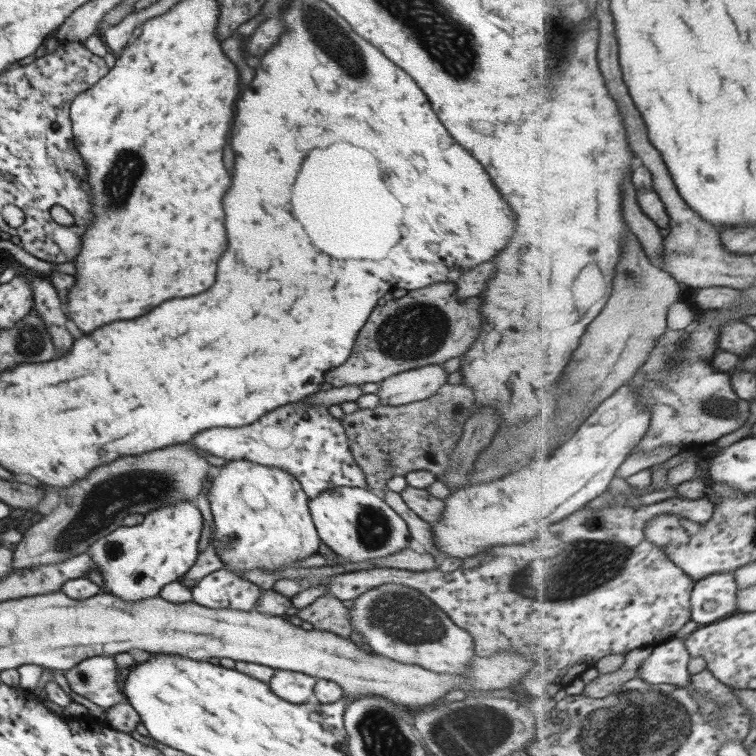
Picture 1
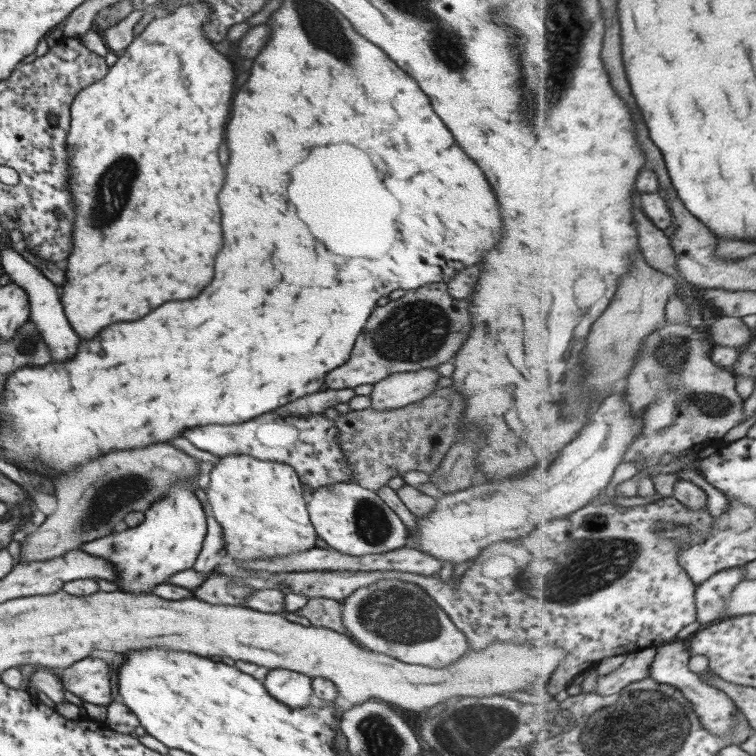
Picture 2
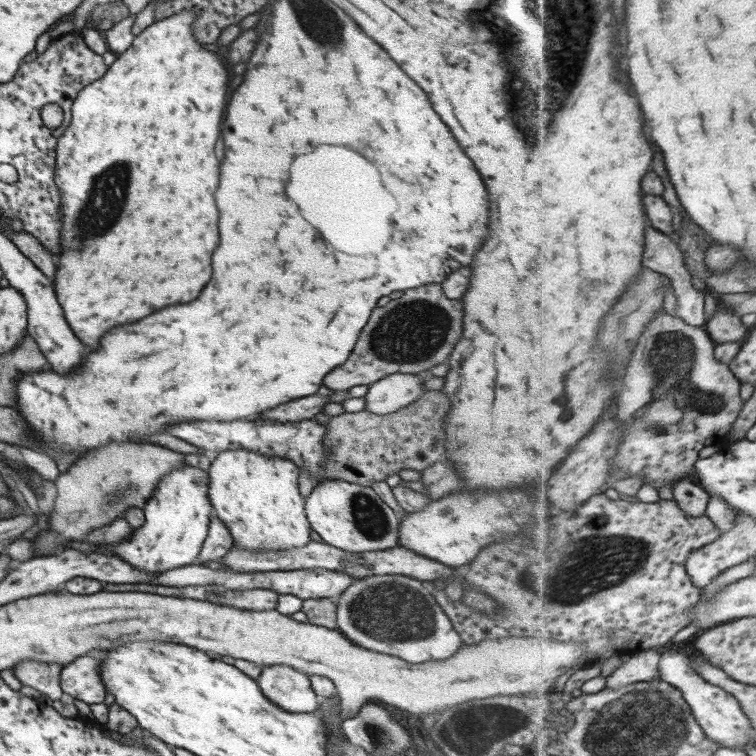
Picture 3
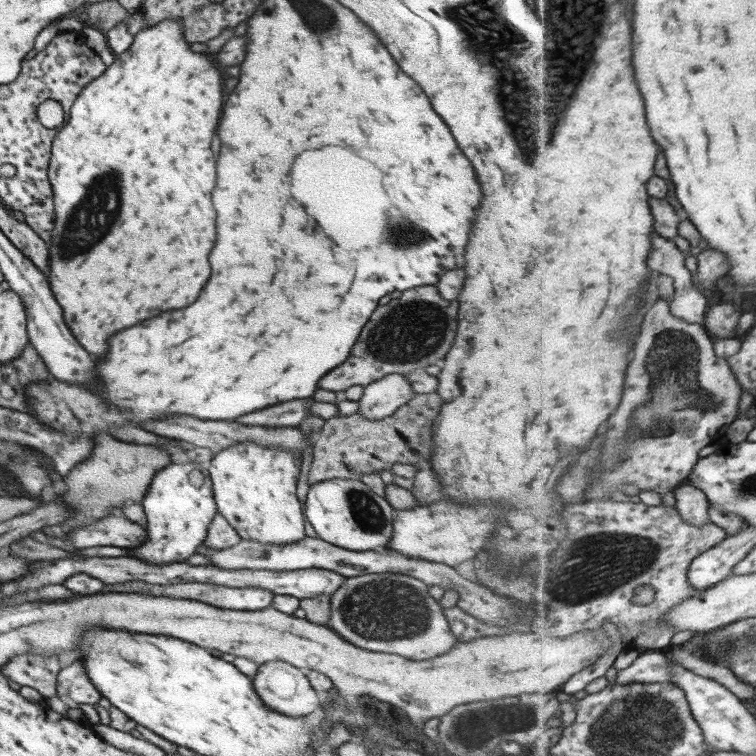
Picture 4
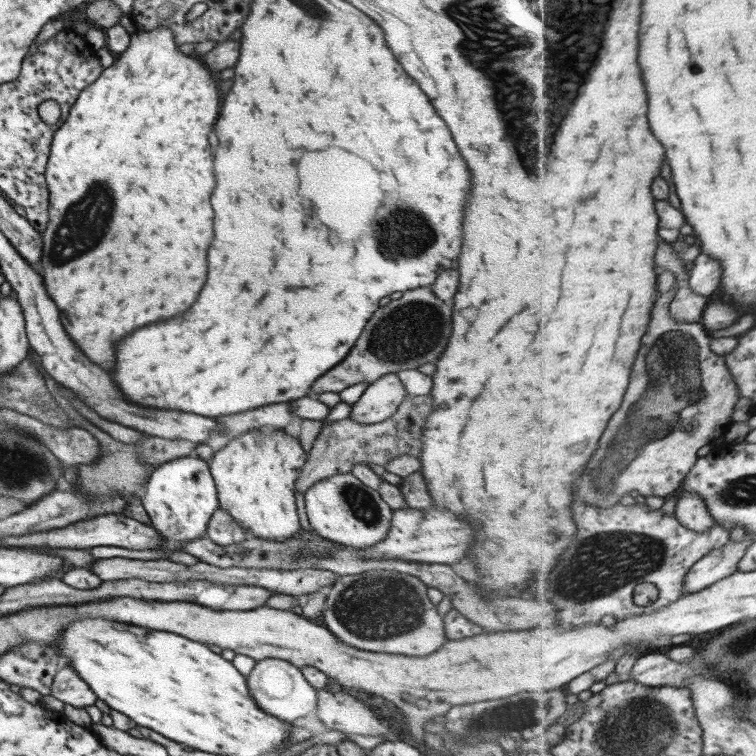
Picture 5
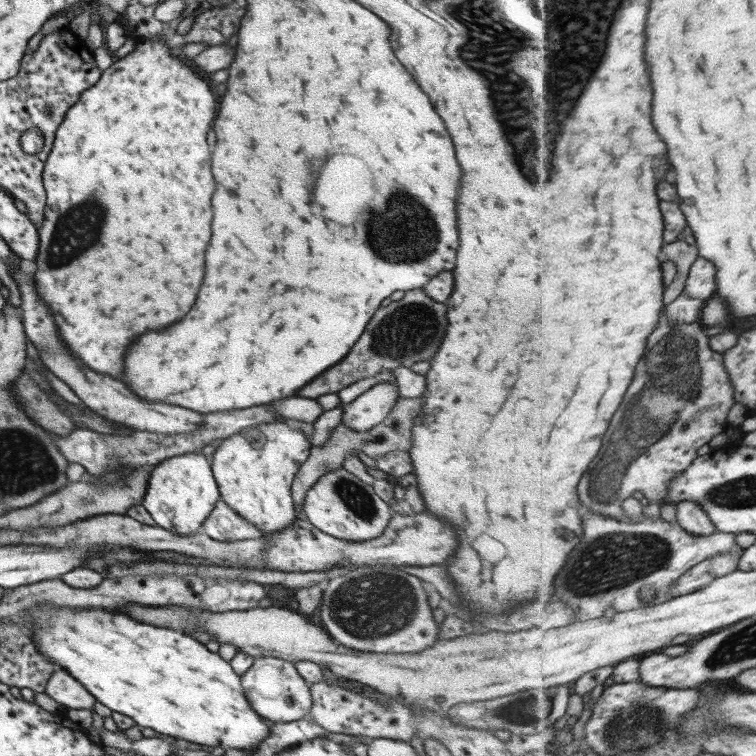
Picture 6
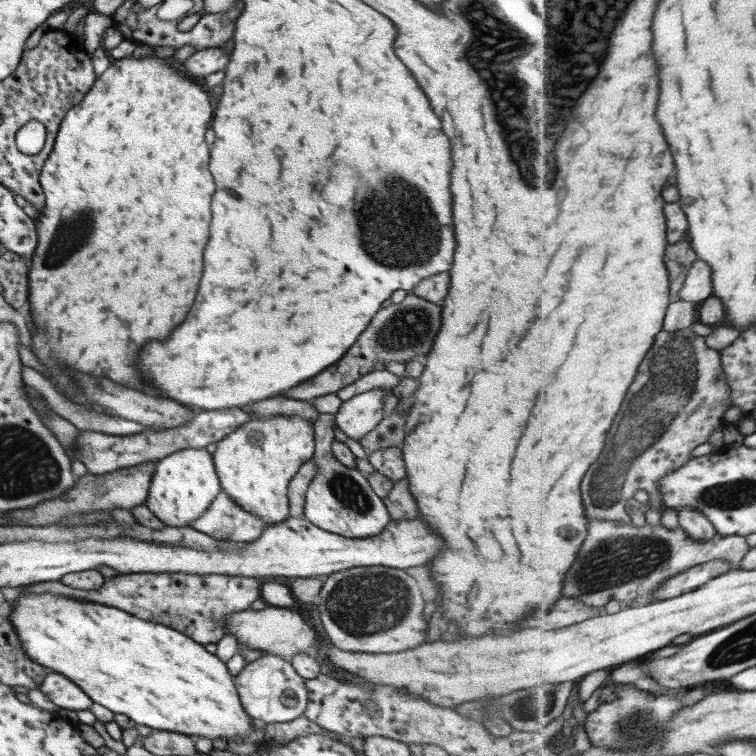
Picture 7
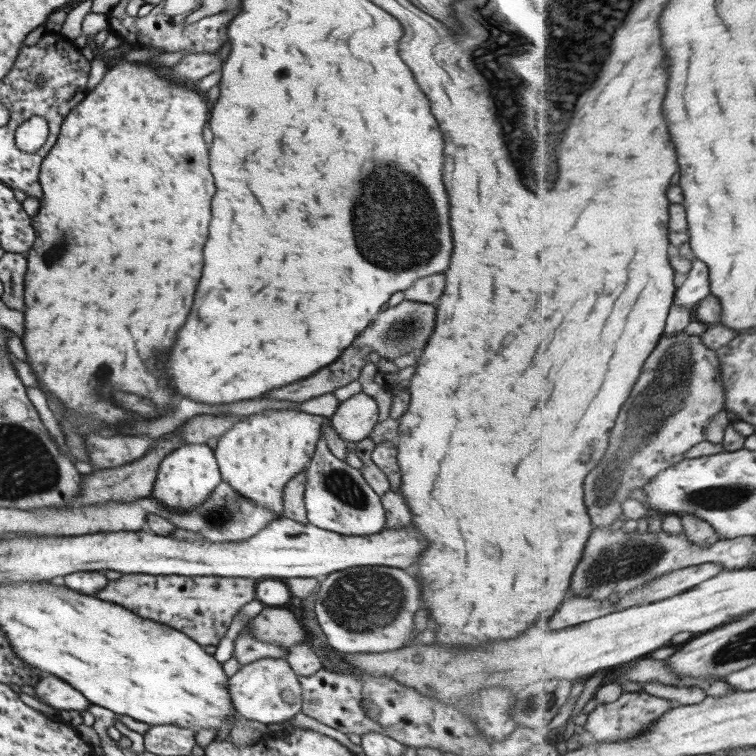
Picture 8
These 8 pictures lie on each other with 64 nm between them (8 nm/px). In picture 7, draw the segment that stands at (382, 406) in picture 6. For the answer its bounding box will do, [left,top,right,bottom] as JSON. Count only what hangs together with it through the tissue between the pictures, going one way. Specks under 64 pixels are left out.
[334,389,383,441]

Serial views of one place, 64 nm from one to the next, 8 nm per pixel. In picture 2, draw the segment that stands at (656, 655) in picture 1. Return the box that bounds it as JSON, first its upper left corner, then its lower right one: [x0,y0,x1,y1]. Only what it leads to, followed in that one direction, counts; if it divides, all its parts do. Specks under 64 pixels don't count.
[649,640,739,736]

